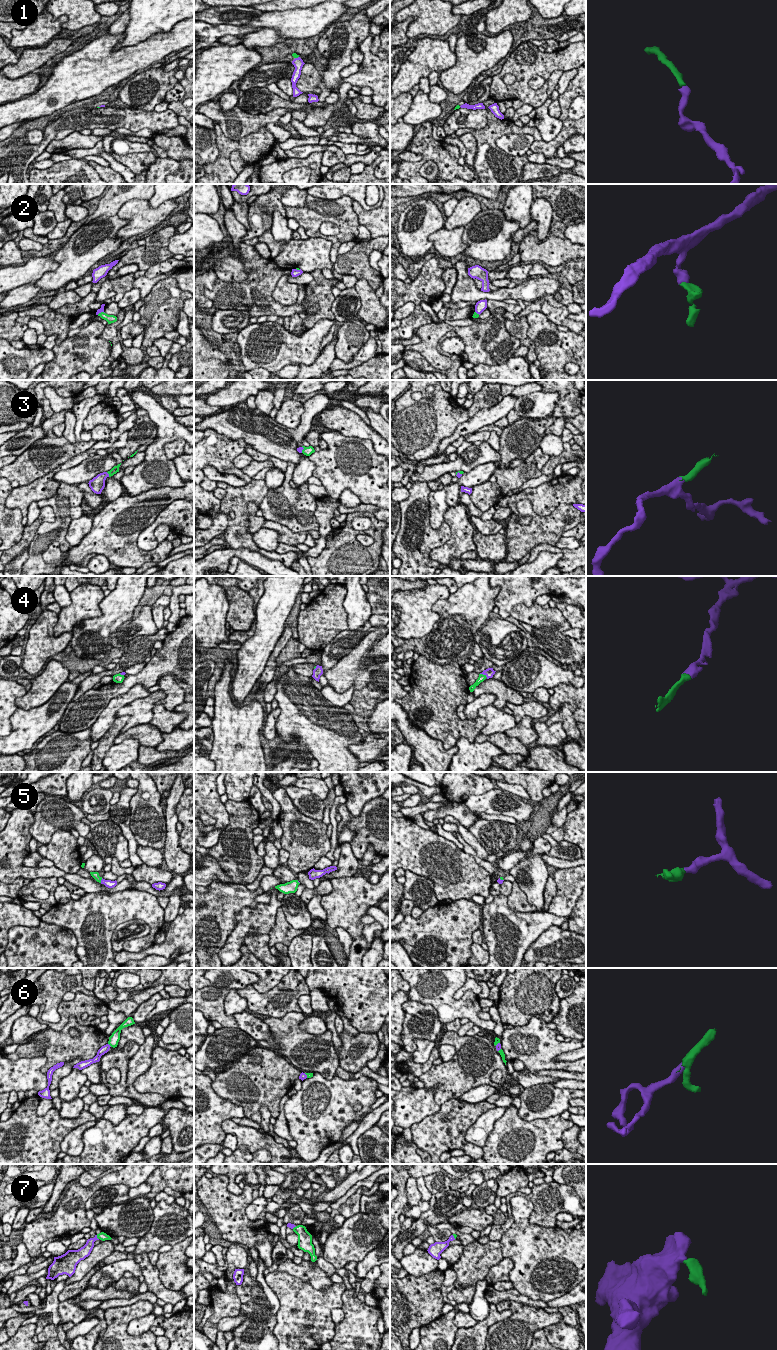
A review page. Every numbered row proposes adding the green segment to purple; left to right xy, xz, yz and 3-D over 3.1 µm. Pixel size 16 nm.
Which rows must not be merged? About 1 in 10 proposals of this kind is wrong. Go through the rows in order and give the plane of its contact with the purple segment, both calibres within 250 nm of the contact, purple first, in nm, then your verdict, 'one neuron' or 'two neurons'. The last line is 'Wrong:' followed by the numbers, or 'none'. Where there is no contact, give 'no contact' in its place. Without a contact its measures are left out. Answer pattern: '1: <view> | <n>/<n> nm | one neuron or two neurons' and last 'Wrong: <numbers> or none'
1: xz | 170/70 nm | one neuron
2: xy | 70/130 nm | one neuron
3: xy | 240/120 nm | one neuron
4: yz | 140/120 nm | one neuron
5: xy | 130/120 nm | one neuron
6: xy | 130/160 nm | one neuron
7: xy | 160/130 nm | one neuron
Wrong: none

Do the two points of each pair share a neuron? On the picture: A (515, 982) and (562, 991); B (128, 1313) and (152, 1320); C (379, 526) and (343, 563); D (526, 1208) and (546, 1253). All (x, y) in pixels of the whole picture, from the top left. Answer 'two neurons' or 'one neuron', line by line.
A: two neurons
B: two neurons
C: one neuron
D: one neuron

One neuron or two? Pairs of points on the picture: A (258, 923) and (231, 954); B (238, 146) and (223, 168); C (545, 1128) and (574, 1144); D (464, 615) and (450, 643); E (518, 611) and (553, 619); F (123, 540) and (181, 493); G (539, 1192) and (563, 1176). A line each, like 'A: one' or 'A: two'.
A: one
B: one
C: two
D: one
E: one
F: one
G: two

